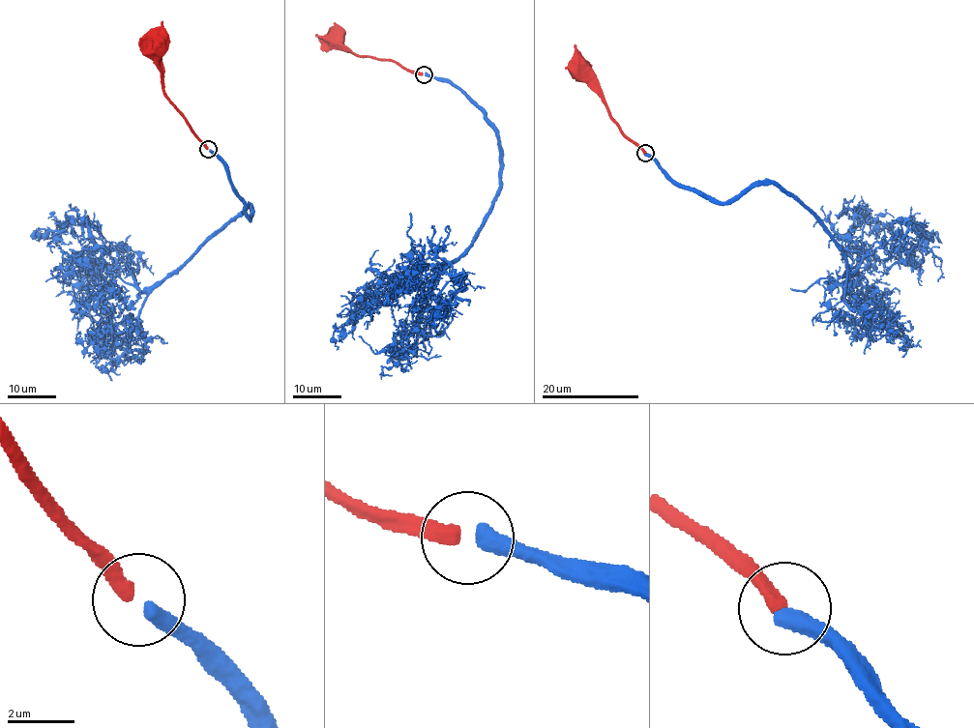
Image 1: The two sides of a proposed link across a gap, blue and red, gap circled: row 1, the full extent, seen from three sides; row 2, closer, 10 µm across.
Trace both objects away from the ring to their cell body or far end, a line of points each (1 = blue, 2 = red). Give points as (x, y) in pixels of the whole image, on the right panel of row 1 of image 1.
1: (645, 153), (723, 201), (779, 185), (821, 221), (848, 270), (863, 255), (856, 209), (892, 226), (900, 217)
2: (645, 152), (622, 131), (598, 86), (580, 73), (580, 69)

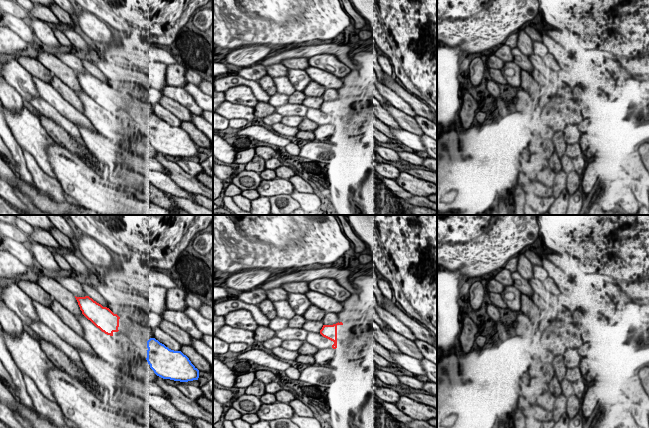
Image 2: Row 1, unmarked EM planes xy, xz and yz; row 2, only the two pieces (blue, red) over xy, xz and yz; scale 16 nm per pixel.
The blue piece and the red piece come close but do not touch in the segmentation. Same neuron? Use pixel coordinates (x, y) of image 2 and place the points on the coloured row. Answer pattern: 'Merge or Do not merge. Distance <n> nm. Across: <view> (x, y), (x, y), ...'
Merge. Distance 500 nm. Across: xy (147, 341), (118, 330)

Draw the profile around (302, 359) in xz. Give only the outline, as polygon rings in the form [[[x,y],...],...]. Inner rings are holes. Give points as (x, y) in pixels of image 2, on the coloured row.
[[[299,355],[296,360],[300,364],[310,364],[310,365],[316,365],[315,359],[312,355]]]

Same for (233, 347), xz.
[[[231,343],[229,344],[229,351],[234,353],[240,353],[244,351],[248,345],[246,343]]]

